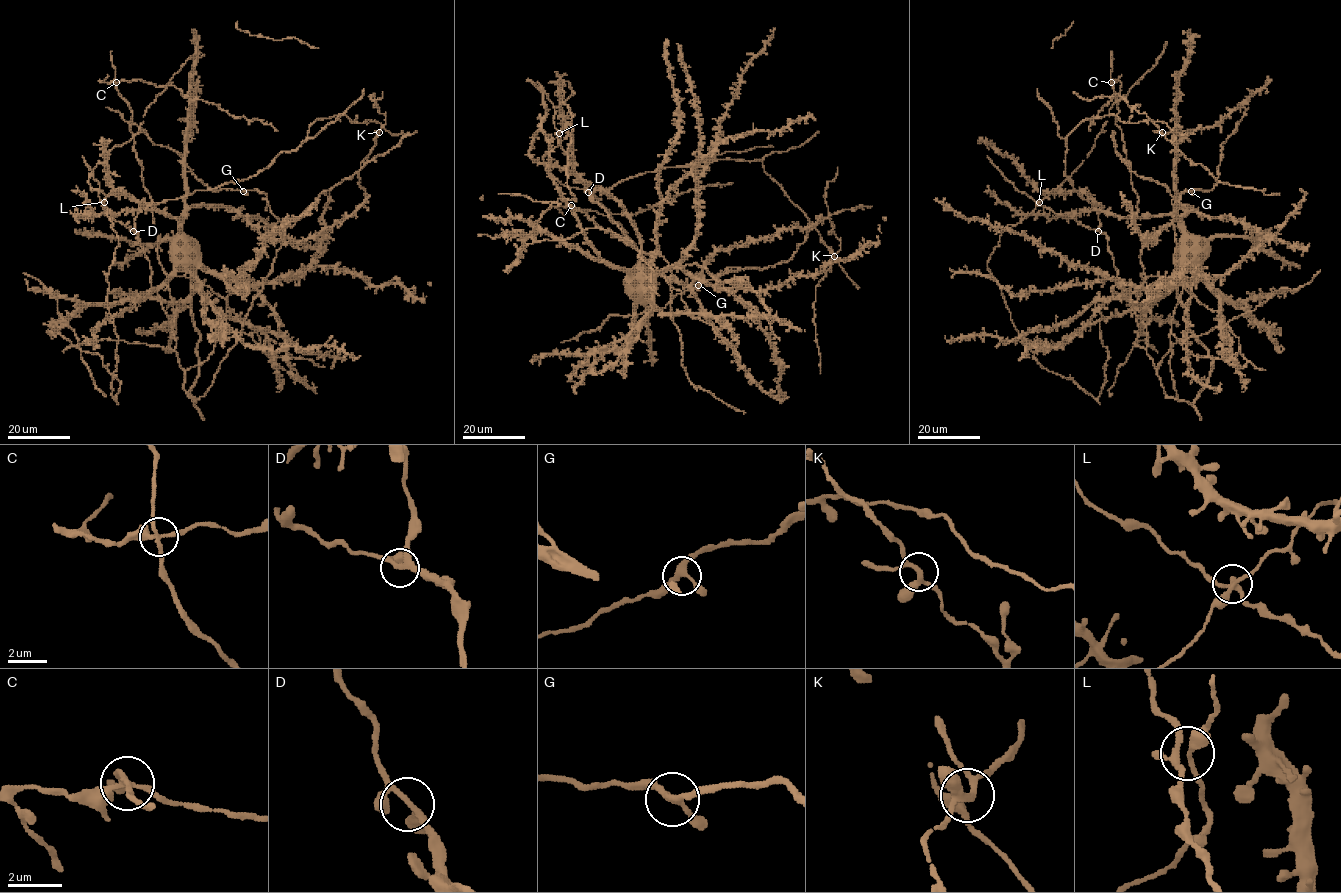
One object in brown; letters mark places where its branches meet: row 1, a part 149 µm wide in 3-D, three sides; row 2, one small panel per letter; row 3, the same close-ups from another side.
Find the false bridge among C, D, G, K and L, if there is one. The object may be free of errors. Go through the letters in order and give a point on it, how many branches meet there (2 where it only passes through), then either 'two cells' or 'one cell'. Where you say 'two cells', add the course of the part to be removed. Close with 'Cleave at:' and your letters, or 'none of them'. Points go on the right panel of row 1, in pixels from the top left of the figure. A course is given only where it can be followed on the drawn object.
C: at (1111, 82); 4 branches meet; two cells; foreign part runs (1112, 82), (1120, 82), (1119, 96), (1101, 108), (1091, 120), (1089, 130)
D: at (1098, 231); 4 branches meet; one cell
G: at (1191, 191); 3 branches meet; one cell
K: at (1162, 132); 4 branches meet; one cell
L: at (1039, 202); 4 branches meet; one cell
Cleave at: C

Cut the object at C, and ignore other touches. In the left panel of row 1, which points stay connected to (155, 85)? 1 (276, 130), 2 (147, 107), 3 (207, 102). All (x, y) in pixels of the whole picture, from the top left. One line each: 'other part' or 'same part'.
1: same part
2: other part
3: same part

